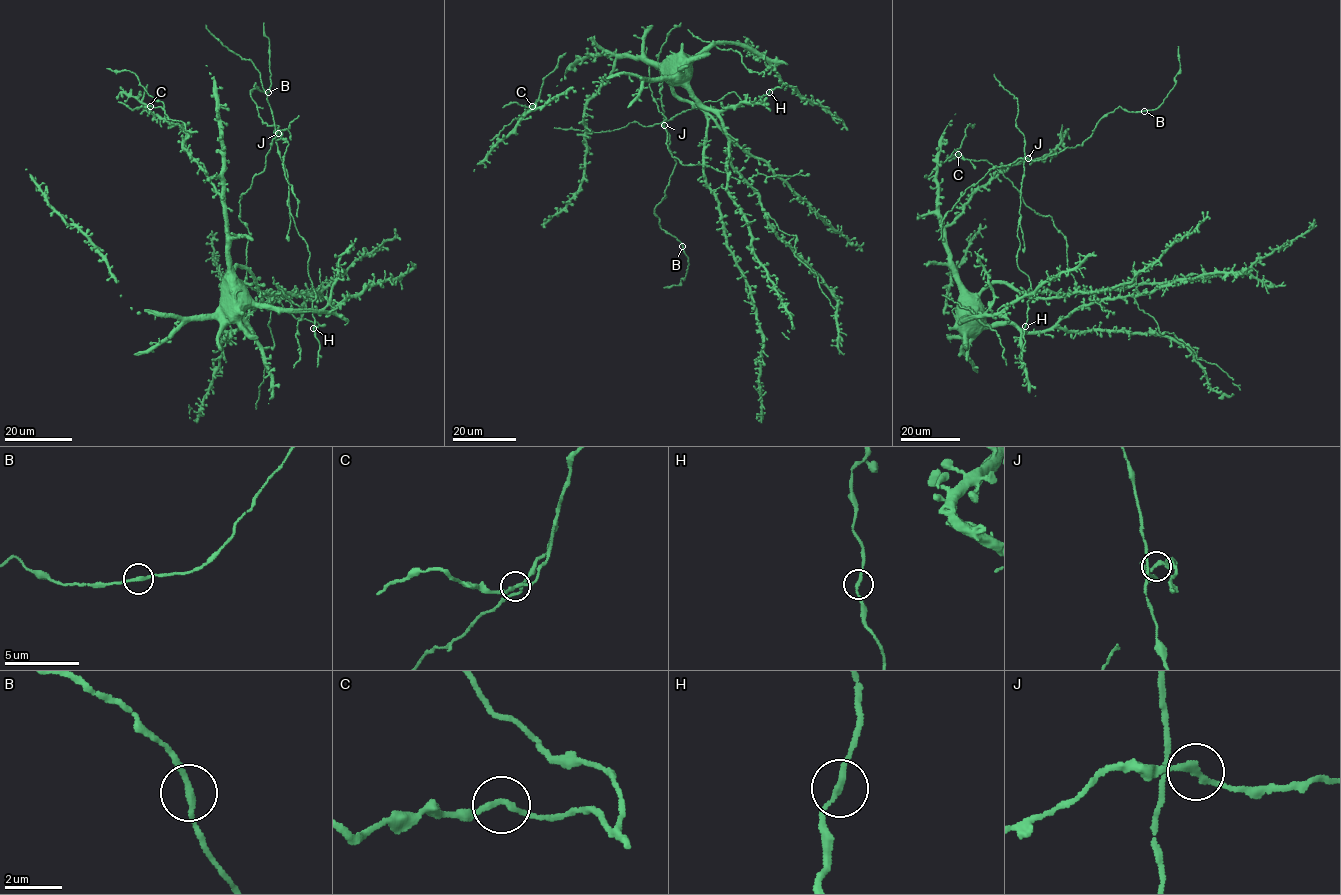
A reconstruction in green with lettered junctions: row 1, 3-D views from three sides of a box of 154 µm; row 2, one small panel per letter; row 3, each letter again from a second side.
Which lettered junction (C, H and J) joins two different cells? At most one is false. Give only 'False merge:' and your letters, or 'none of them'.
False merge: none of them

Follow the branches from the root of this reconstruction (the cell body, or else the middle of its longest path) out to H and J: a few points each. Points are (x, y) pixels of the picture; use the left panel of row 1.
H: (240, 291), (231, 312), (245, 329), (261, 295), (246, 281), (239, 201), (281, 132), (313, 328)
J: (240, 291), (231, 312), (245, 329), (261, 295), (246, 281), (249, 232), (239, 201), (277, 133)

